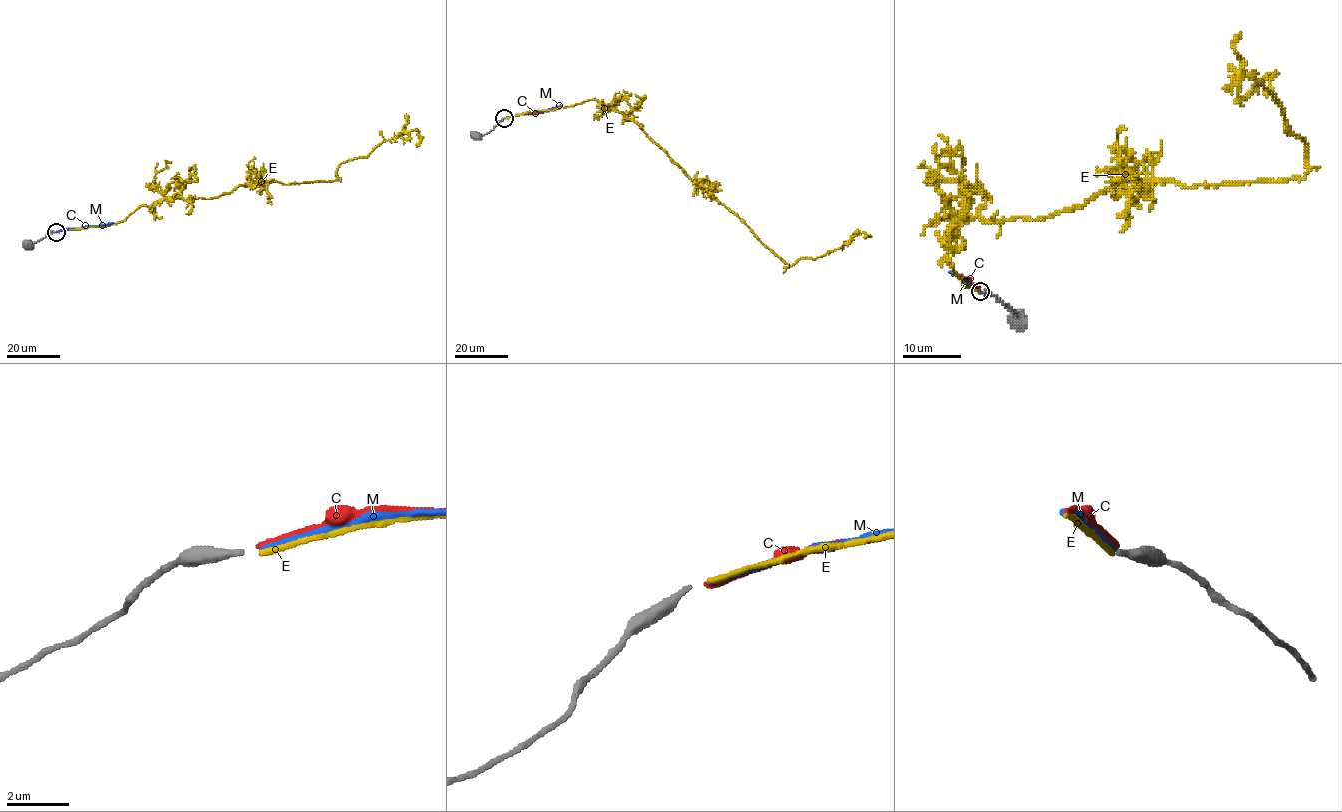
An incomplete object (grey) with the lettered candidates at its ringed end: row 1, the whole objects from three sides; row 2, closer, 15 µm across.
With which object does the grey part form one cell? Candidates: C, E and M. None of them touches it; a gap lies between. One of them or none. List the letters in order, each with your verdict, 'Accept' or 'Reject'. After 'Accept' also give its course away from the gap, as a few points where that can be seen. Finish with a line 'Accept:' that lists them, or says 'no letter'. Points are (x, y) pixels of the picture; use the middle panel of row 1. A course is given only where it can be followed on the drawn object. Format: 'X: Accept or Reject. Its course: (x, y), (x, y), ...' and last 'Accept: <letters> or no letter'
C: Reject
E: Reject
M: Accept. Its course: (505, 118), (561, 106)
Accept: M

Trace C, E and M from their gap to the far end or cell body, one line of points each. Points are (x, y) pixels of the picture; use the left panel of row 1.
C: (56, 231), (113, 222)
E: (57, 232), (250, 180), (340, 180), (341, 163), (403, 132), (416, 130), (416, 147)
M: (57, 232), (113, 222)

